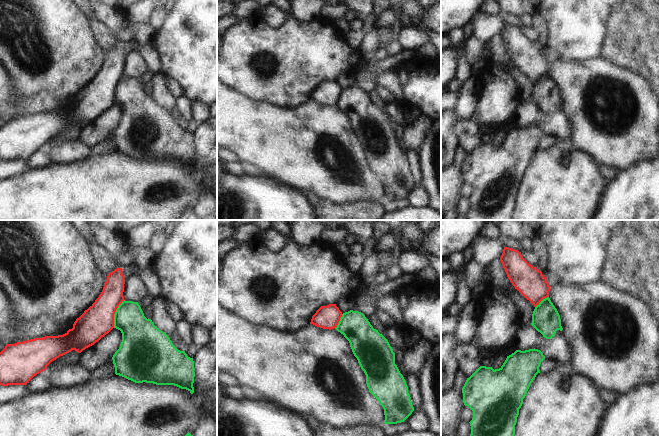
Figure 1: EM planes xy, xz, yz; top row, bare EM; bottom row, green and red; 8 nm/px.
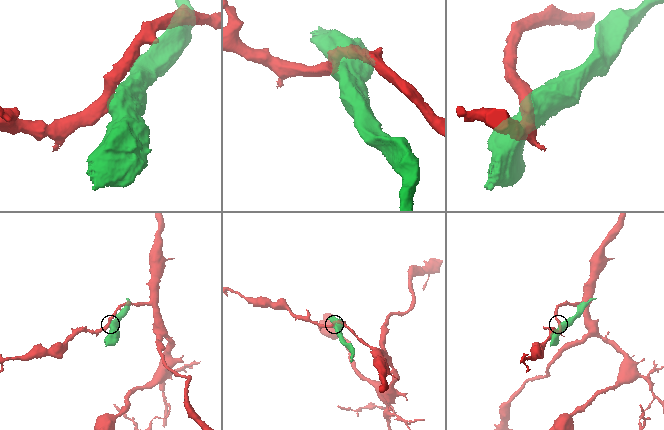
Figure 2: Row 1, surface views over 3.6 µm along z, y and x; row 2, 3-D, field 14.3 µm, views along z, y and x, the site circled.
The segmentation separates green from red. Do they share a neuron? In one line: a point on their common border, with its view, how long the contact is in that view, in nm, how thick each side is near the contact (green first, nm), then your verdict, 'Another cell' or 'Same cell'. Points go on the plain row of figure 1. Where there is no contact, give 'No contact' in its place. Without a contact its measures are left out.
Touches green at xy (114, 90). Shared border 240 nm. Thickness 280 nm (green) against 260 nm. Another cell.

